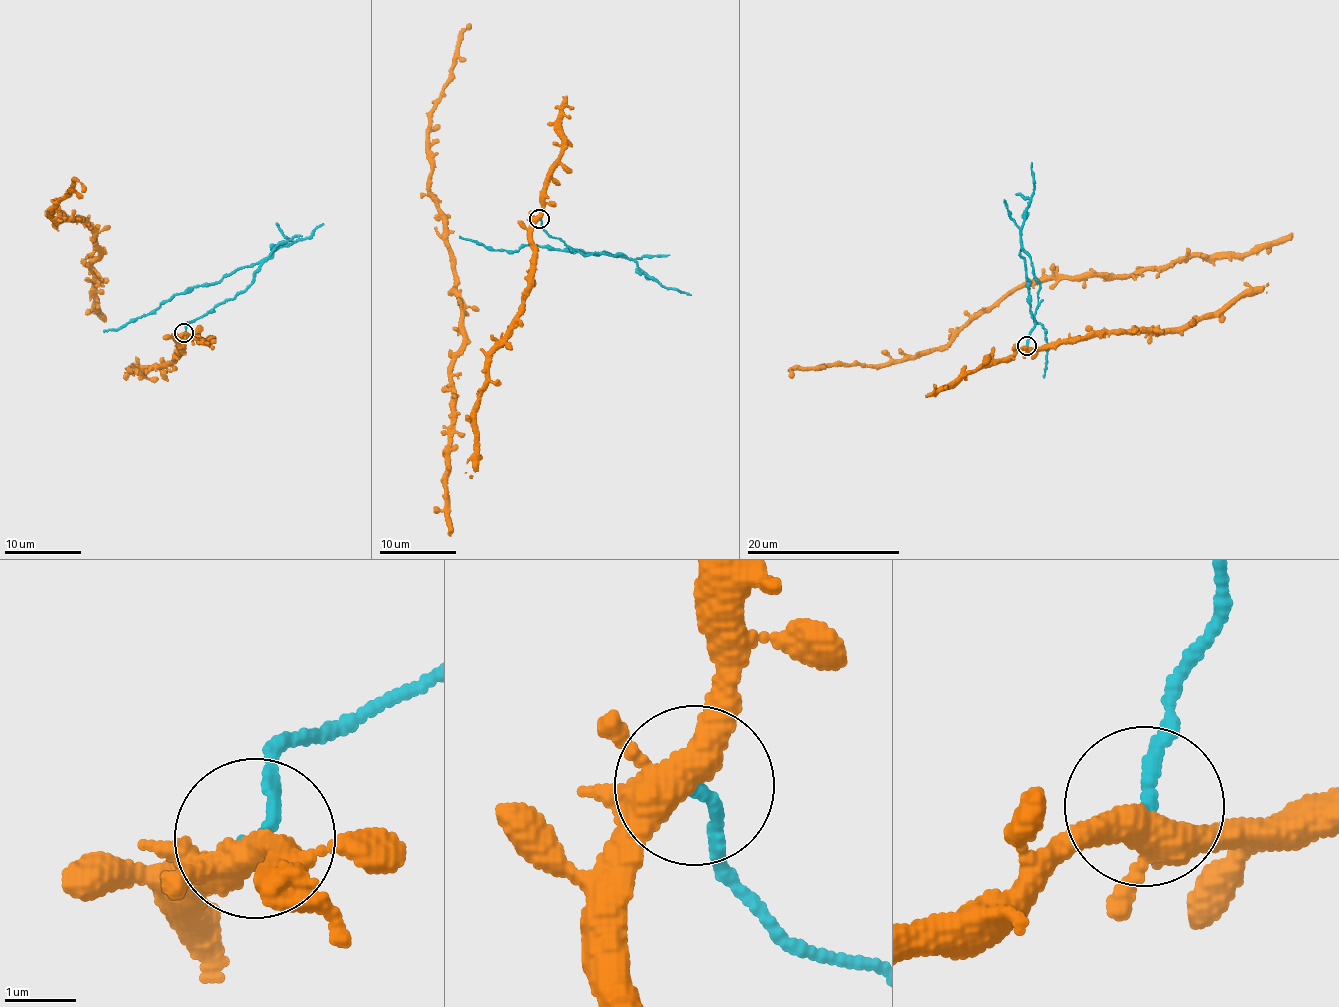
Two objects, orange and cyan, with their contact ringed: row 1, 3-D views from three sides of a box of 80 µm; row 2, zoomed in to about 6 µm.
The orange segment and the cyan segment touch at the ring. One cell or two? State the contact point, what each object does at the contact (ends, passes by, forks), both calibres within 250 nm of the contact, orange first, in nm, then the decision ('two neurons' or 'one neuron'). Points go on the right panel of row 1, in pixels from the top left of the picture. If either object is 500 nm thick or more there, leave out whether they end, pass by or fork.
(1027, 346) | orange forks | cyan ends | 400/170 nm | two neurons

